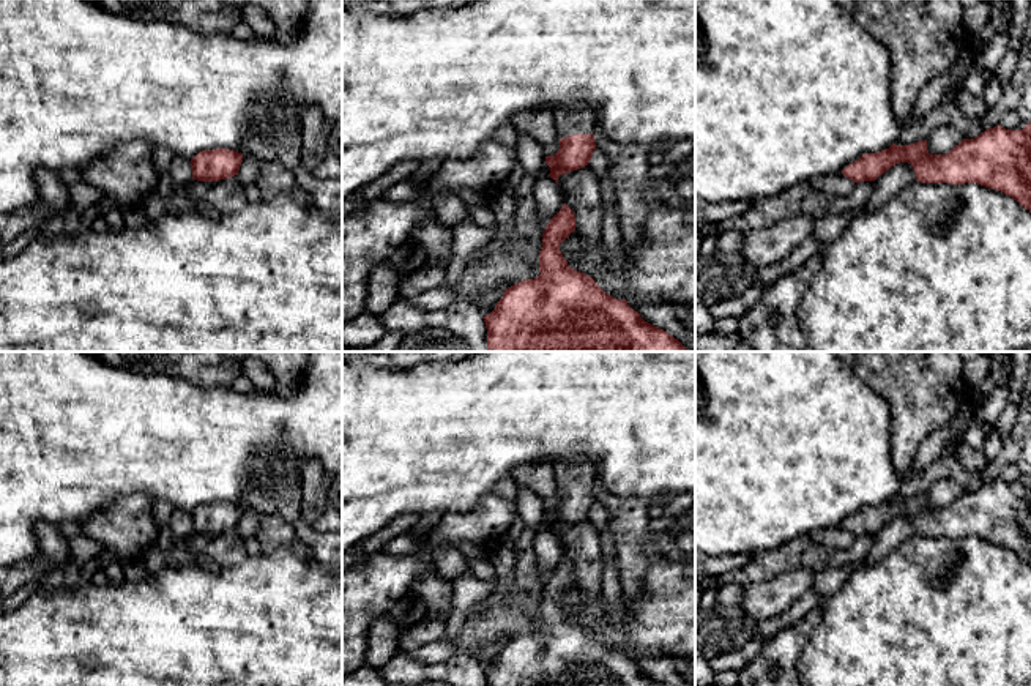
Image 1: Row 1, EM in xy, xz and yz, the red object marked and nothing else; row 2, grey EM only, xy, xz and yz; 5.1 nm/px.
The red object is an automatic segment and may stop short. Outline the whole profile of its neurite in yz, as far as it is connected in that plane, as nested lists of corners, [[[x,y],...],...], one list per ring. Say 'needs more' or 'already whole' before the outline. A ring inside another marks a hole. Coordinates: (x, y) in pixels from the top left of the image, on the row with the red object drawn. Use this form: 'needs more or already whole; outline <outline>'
already whole; outline [[[1031,123],[1023,129],[999,125],[974,139],[963,139],[946,155],[930,155],[927,140],[865,153],[842,173],[859,181],[875,181],[899,162],[913,166],[921,183],[977,183],[996,189],[1031,211]]]

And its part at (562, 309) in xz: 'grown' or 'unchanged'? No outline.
unchanged

